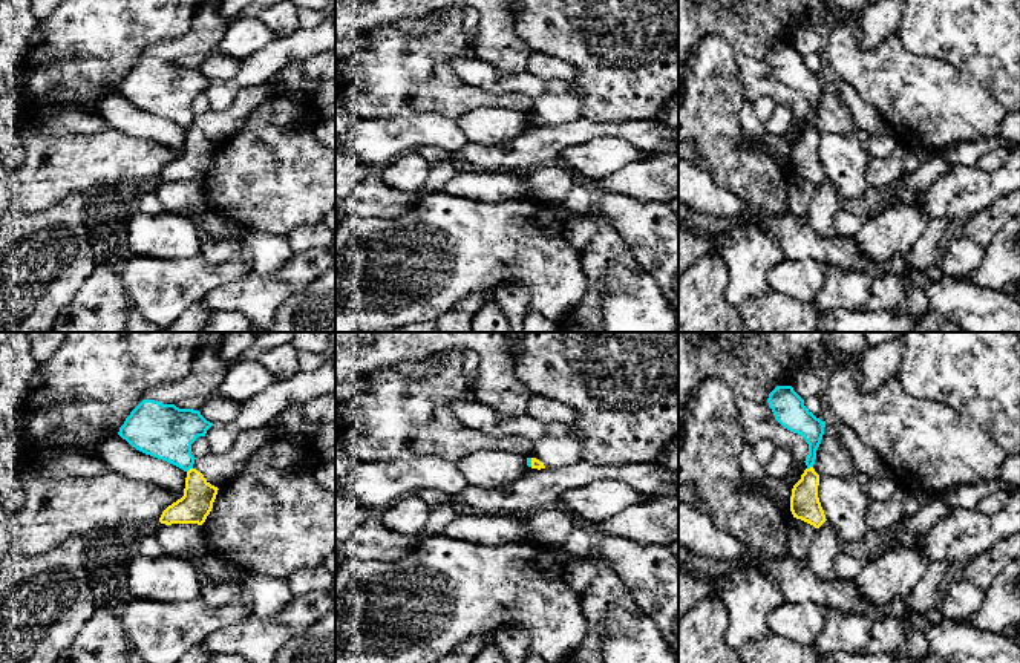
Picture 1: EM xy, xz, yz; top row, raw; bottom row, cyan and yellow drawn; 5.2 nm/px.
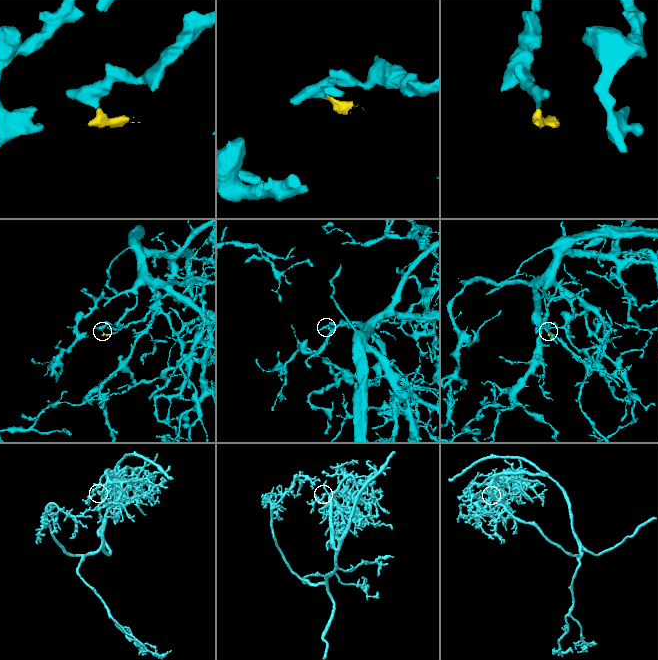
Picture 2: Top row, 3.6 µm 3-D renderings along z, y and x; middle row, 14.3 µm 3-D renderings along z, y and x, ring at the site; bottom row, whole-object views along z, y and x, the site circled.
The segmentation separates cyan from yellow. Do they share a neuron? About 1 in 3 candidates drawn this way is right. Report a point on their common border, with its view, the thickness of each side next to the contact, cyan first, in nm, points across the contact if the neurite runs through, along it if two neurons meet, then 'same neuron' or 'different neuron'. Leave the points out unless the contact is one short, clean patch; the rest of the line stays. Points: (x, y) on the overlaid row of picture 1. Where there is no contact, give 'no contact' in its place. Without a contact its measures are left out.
contact xy (189, 469); calibres 280 and 170 nm; border xy (192, 467), (187, 472); different neuron

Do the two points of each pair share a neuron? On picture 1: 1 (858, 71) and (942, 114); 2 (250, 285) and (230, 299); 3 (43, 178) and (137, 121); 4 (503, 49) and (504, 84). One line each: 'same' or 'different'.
1: same
2: same
3: different
4: different

